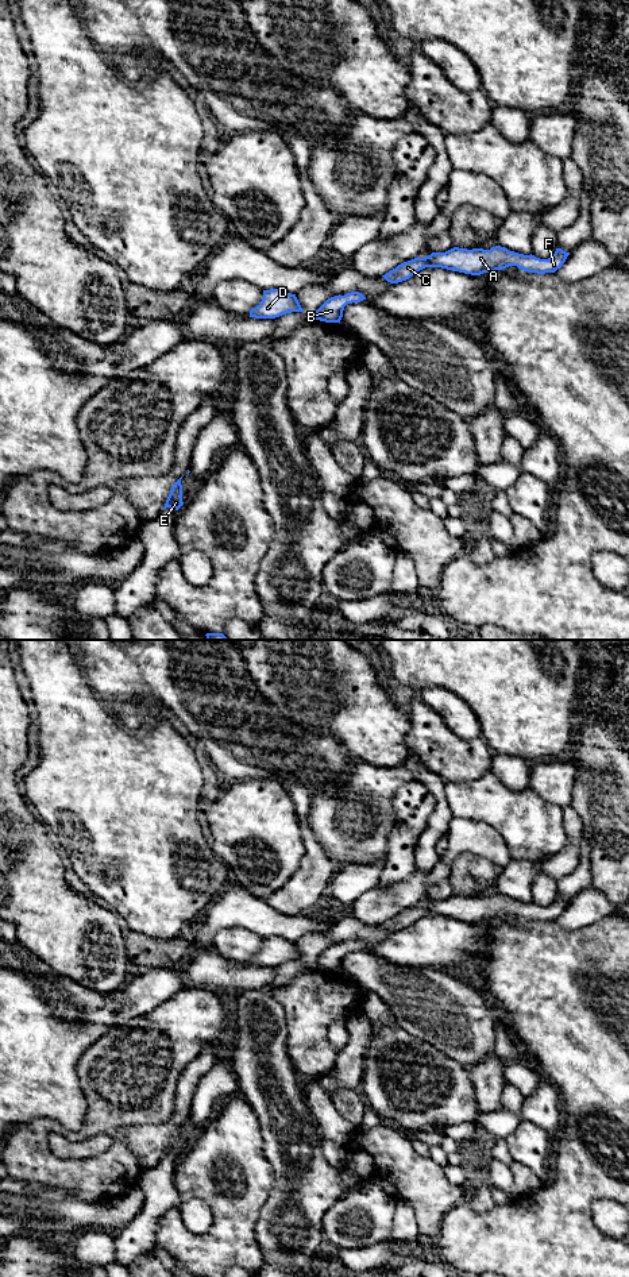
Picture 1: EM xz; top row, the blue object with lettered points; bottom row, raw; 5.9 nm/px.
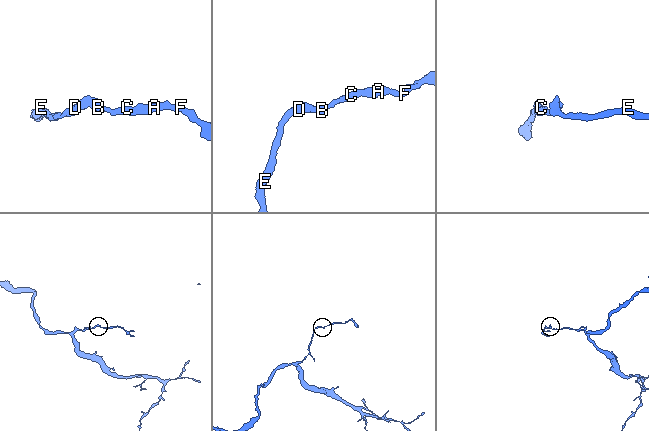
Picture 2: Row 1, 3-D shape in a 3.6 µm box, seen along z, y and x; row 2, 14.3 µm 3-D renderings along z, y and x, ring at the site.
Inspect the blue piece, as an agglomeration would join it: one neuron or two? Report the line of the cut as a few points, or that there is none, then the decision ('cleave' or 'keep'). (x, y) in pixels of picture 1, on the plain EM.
no cut; keep

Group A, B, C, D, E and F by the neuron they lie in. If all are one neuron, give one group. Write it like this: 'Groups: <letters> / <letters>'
Groups: A B C D E F

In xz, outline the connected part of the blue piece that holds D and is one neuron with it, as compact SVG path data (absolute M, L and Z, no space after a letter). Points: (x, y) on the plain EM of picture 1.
M270 937L263 938L263 946L250 958L250 965L275 967L292 960L304 960L296 942L281 937Z

